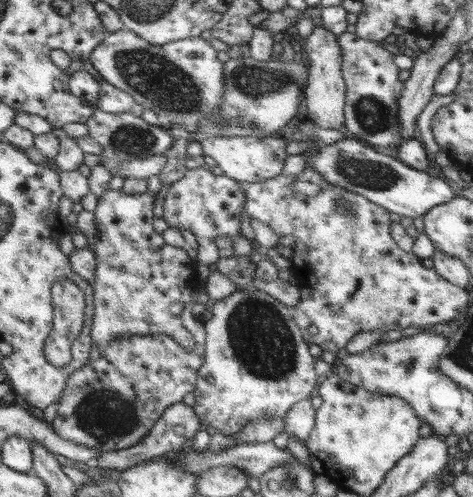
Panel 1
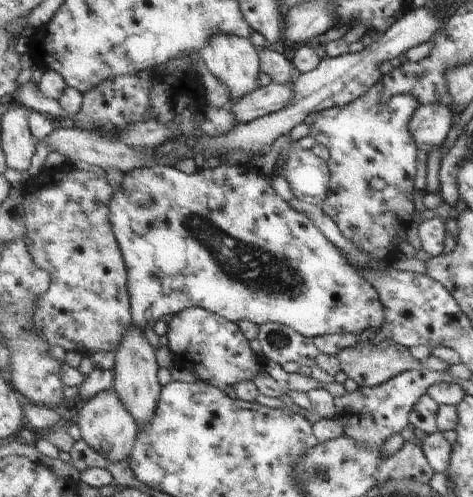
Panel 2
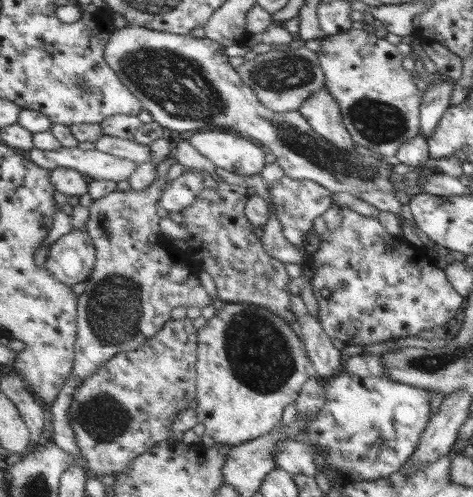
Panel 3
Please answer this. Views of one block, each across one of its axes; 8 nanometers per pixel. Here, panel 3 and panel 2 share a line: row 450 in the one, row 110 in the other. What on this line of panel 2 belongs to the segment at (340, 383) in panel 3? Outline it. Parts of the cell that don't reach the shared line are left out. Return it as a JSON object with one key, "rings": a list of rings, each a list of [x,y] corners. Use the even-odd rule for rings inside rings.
{"rings":[[[379,82],[373,86],[363,98],[355,100],[353,104],[347,104],[345,108],[333,108],[333,110],[323,110],[315,116],[313,132],[319,140],[329,150],[329,168],[331,168],[331,194],[325,198],[321,208],[335,220],[339,230],[345,234],[345,238],[353,240],[363,252],[367,252],[375,262],[389,262],[393,260],[393,250],[399,240],[399,228],[405,230],[405,226],[415,220],[415,218],[397,218],[397,216],[411,216],[415,214],[415,176],[417,176],[417,140],[409,132],[411,128],[411,118],[419,110],[419,100],[415,96],[395,96],[387,102],[383,102],[383,84]],[[373,178],[383,178],[387,182],[385,190],[373,190],[369,180]]]}

